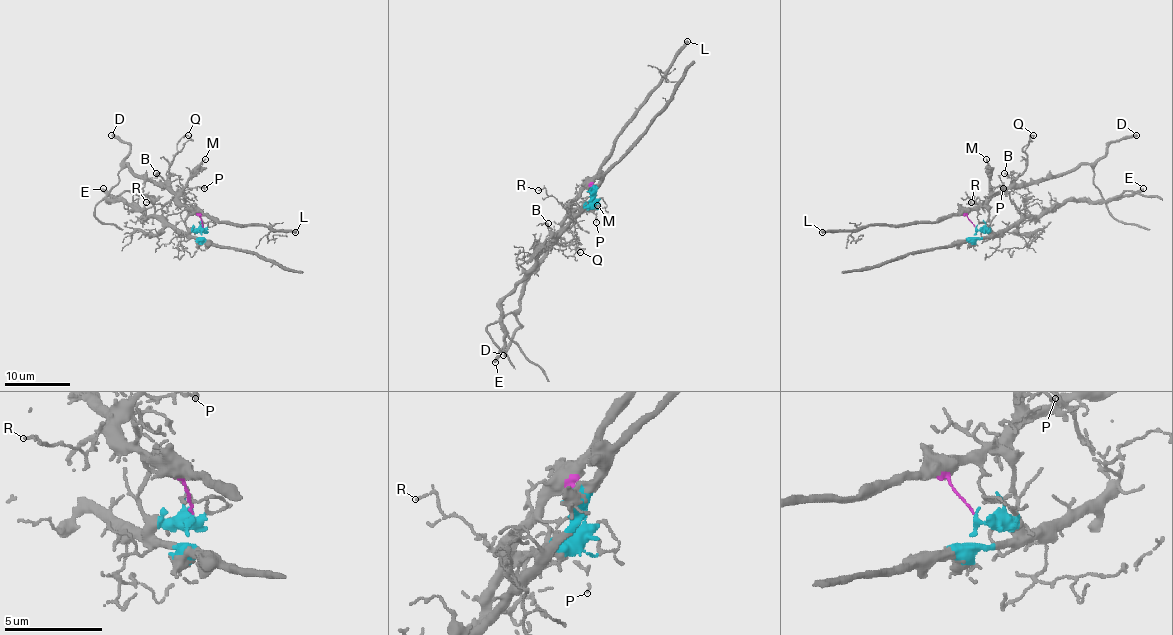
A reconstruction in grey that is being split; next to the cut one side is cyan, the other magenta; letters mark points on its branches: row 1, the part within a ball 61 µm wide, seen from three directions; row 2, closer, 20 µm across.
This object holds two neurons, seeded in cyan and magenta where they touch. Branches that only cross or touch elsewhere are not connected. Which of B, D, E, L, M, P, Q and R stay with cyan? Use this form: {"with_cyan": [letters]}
{"with_cyan": ["E"]}

